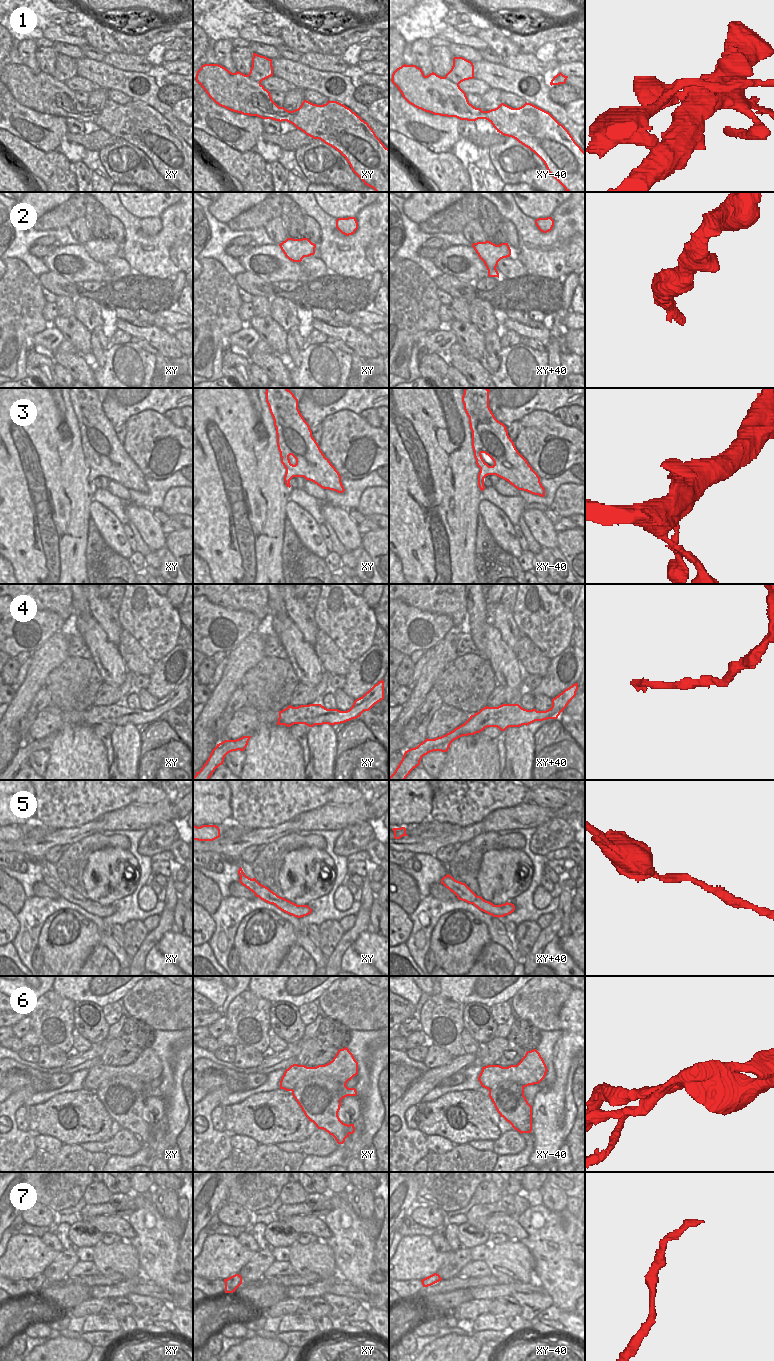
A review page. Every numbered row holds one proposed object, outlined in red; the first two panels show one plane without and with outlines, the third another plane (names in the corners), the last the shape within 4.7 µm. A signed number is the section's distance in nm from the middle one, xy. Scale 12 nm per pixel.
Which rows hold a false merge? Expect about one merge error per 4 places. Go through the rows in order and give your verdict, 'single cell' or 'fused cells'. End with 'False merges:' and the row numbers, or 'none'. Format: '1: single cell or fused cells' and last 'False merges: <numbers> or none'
1: fused cells
2: single cell
3: single cell
4: single cell
5: single cell
6: fused cells
7: single cell
False merges: 1, 6

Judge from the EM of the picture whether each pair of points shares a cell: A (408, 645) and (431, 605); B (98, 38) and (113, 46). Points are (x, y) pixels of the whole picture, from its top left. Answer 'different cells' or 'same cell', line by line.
A: different cells
B: same cell

